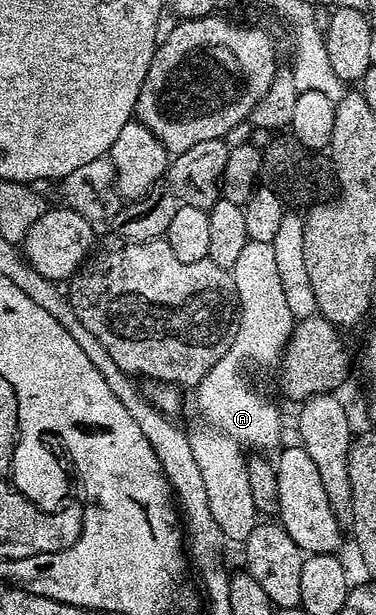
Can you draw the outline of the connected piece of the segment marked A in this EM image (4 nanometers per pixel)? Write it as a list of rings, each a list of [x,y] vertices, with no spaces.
[[[249,240],[248,245],[242,250],[238,262],[234,262],[231,274],[232,280],[236,284],[238,290],[238,298],[240,299],[240,325],[238,326],[238,334],[234,338],[234,342],[230,346],[230,350],[226,354],[222,354],[222,358],[218,358],[218,362],[210,370],[210,374],[206,374],[206,378],[202,378],[202,382],[195,385],[194,392],[196,392],[196,408],[200,411],[200,418],[204,424],[200,424],[196,429],[191,429],[190,432],[190,450],[194,450],[194,458],[198,462],[198,470],[202,474],[202,483],[206,485],[206,502],[210,502],[210,514],[214,514],[214,522],[218,522],[218,526],[222,530],[222,534],[229,541],[236,540],[236,542],[243,542],[250,534],[250,530],[254,530],[254,526],[258,522],[258,513],[254,506],[254,497],[250,494],[250,486],[248,485],[248,462],[246,459],[246,452],[243,452],[240,447],[245,444],[246,447],[252,448],[248,450],[268,450],[264,448],[272,448],[280,440],[280,412],[263,396],[260,392],[255,392],[254,389],[248,388],[248,380],[244,377],[244,367],[247,364],[257,364],[260,368],[268,368],[279,365],[283,355],[284,349],[288,347],[288,340],[292,337],[292,329],[294,327],[294,319],[292,320],[292,304],[288,301],[288,292],[284,289],[284,280],[280,277],[280,260],[276,257],[276,244],[267,244],[266,242],[254,242]]]

